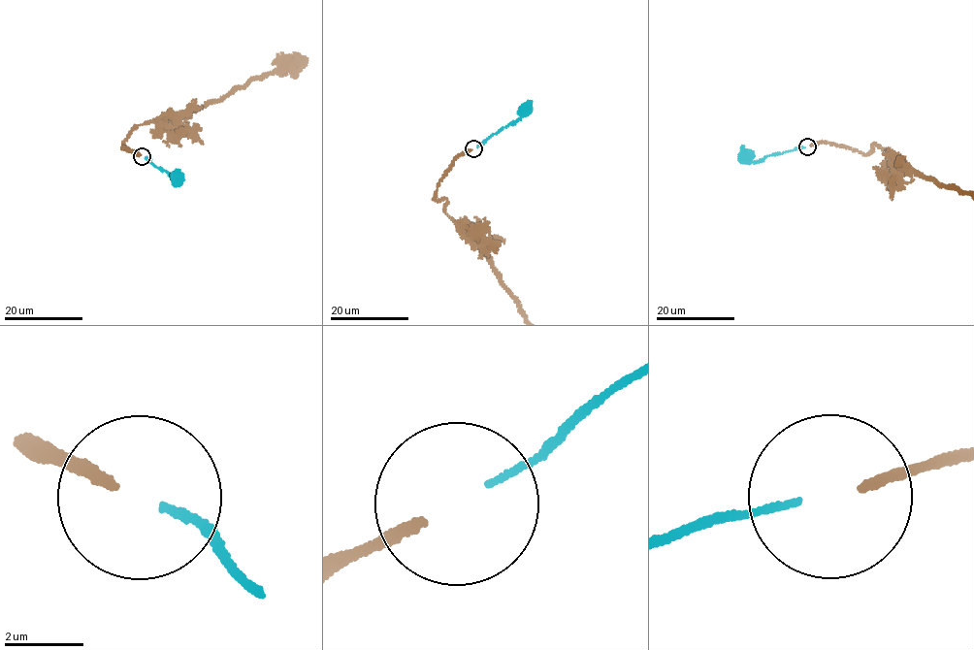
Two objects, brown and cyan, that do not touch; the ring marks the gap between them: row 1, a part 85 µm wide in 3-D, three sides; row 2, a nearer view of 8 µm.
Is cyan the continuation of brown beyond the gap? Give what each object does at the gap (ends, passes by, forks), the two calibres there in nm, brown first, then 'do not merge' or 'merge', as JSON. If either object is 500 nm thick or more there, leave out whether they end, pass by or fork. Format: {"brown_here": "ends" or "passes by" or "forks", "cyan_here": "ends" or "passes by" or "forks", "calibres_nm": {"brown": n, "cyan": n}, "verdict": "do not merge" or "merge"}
{"brown_here": "ends", "cyan_here": "ends", "calibres_nm": {"brown": 280, "cyan": 170}, "verdict": "do not merge"}

